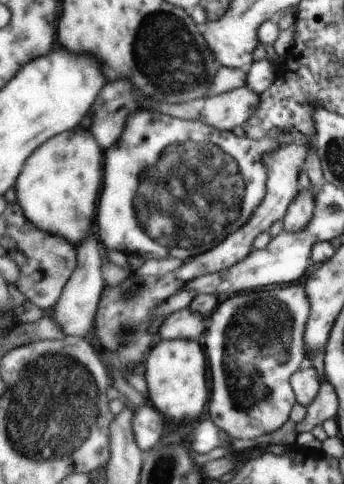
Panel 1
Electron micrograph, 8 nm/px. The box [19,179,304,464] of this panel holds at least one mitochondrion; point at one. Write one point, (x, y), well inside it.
(277, 320)

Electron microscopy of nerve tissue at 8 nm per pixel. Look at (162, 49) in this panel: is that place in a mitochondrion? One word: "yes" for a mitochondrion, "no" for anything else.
yes

